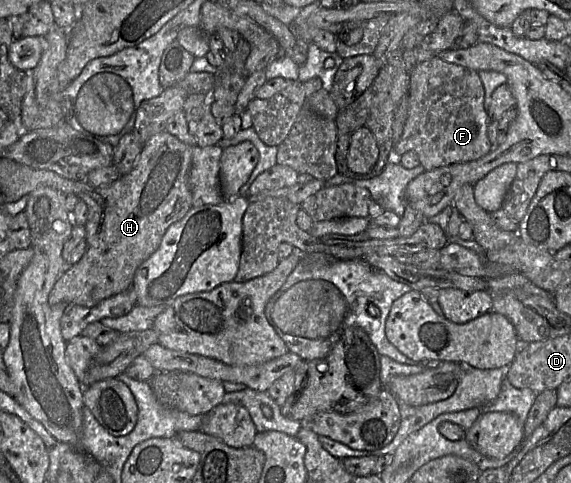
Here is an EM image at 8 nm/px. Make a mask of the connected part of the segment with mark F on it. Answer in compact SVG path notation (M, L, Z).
M438 53L418 63L410 80L408 117L402 136L393 148L398 155L415 151L425 170L431 170L474 161L494 149L488 137L485 88L478 71L447 62Z

